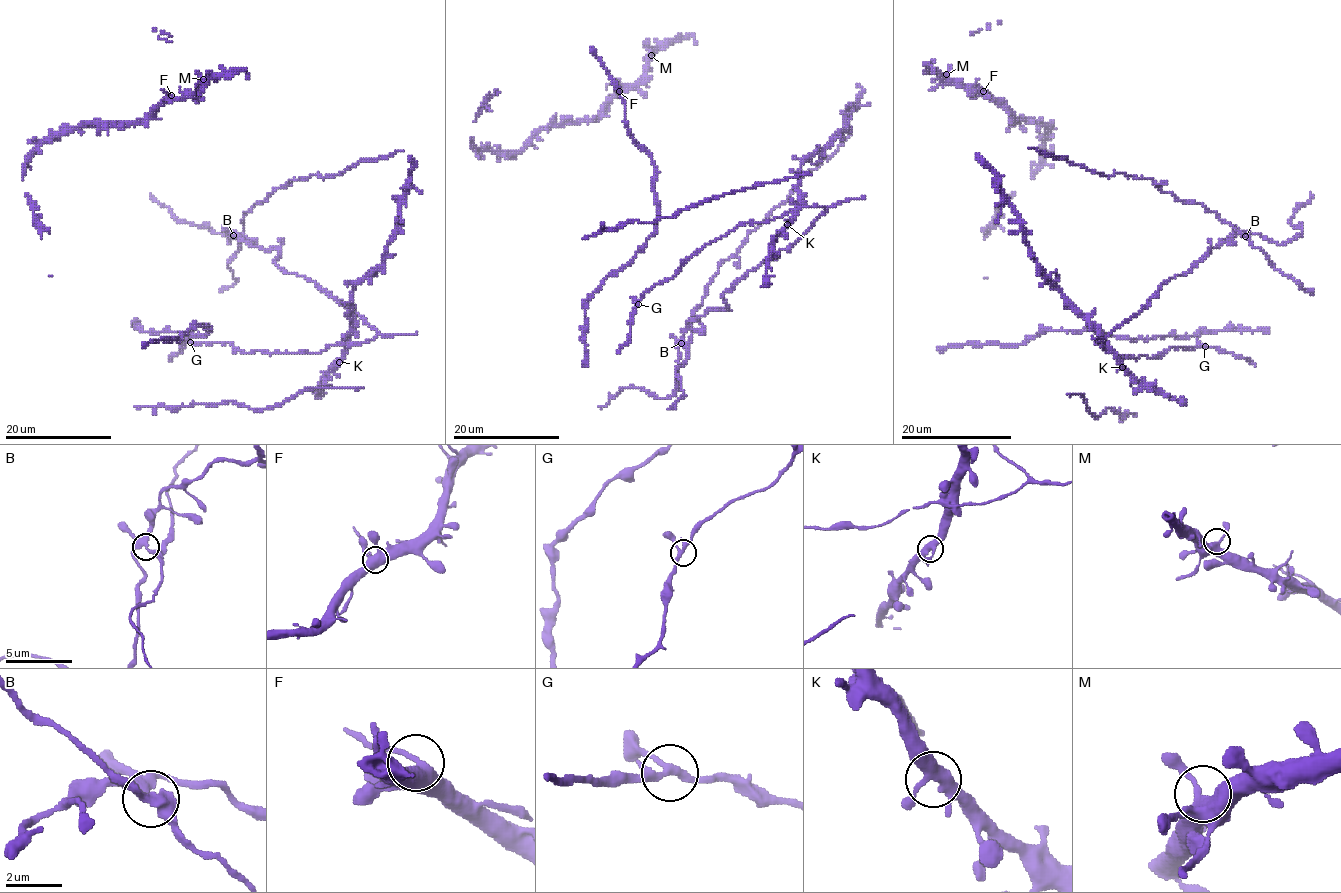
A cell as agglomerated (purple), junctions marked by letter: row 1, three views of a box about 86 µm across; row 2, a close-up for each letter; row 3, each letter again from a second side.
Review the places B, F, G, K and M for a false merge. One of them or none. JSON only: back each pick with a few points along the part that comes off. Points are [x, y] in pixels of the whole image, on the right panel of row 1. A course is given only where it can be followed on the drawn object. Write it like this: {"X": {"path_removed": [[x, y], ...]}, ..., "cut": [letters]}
{"cut": ["B"]}

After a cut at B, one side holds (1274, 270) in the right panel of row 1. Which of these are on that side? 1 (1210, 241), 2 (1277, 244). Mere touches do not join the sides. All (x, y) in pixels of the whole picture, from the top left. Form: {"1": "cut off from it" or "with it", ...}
{"1": "cut off from it", "2": "cut off from it"}

